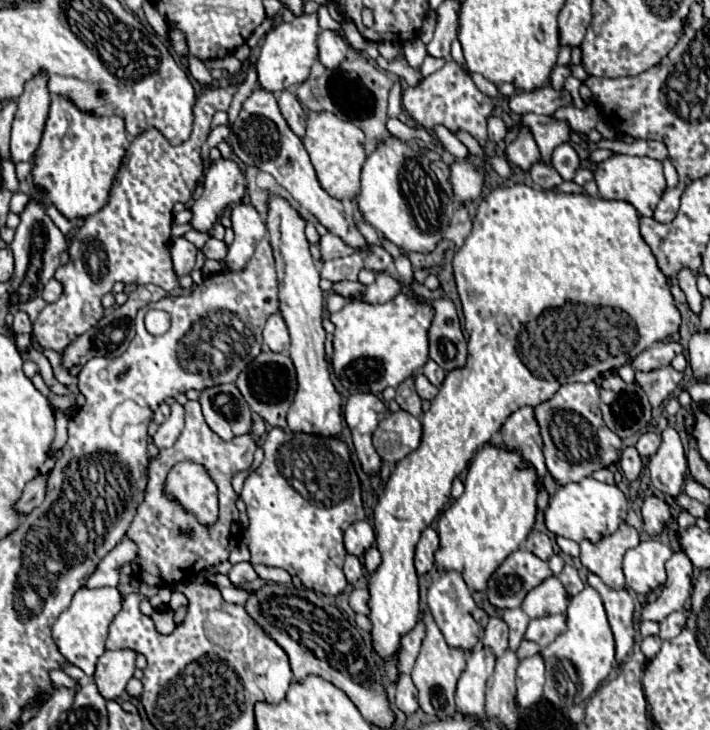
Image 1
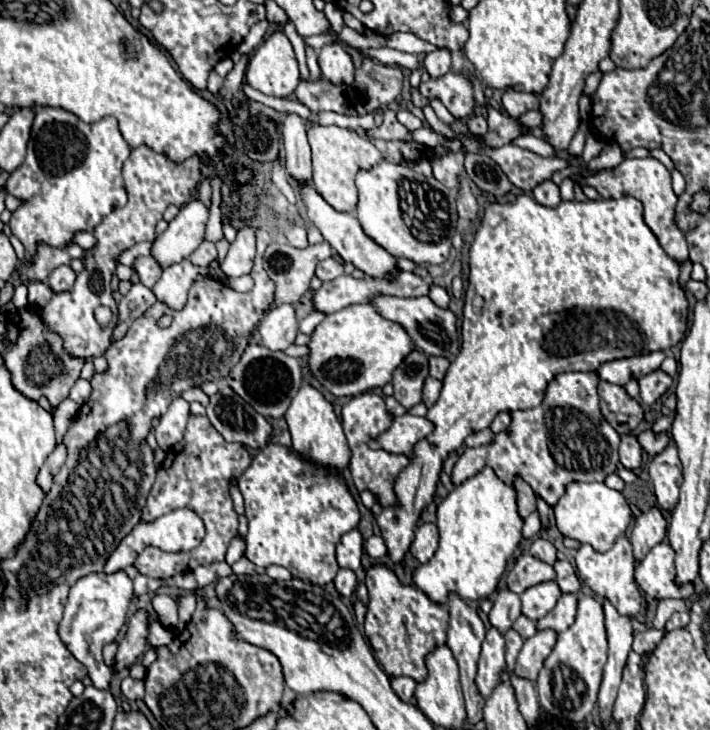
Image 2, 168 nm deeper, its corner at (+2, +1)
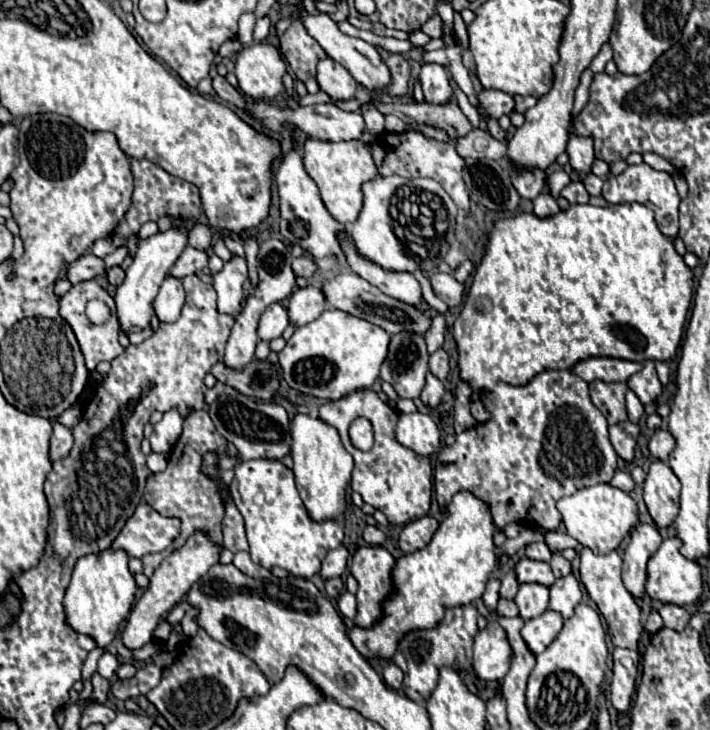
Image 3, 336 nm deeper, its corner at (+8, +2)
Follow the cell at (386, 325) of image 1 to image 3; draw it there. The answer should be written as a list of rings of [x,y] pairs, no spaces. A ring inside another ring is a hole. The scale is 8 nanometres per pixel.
[[[336,309],[324,311],[318,319],[304,327],[296,327],[294,335],[278,353],[282,379],[290,389],[320,399],[340,399],[352,391],[368,389],[380,375],[380,365],[388,353],[390,335],[352,315]]]

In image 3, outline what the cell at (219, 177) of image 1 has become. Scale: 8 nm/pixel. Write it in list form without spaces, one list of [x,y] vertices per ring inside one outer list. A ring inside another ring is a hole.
[[[168,229],[166,233],[156,233],[150,239],[138,241],[138,251],[134,255],[134,263],[128,267],[126,277],[122,281],[122,285],[116,287],[116,315],[118,315],[118,323],[120,323],[120,331],[122,333],[132,333],[132,331],[144,331],[150,325],[150,319],[154,315],[154,299],[156,293],[160,289],[160,283],[164,281],[164,277],[168,275],[168,271],[172,269],[172,265],[176,263],[176,259],[180,257],[180,253],[184,251],[184,247],[188,245],[188,233],[182,229]]]

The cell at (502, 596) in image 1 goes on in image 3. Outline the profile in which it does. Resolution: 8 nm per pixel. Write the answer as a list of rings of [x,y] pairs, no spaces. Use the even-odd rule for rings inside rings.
[[[522,557],[518,561],[516,575],[518,575],[520,583],[540,583],[540,585],[546,585],[546,587],[550,587],[556,581],[548,563],[532,561],[528,557]]]

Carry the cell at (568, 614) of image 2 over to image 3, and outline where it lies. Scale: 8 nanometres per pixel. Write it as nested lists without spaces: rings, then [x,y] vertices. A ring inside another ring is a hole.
[[[570,573],[568,577],[560,577],[550,587],[550,609],[562,613],[564,619],[572,617],[574,607],[582,601],[582,589],[578,579]]]

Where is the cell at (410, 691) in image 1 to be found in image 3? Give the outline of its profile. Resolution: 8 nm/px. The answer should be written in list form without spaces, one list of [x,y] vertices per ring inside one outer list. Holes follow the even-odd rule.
[[[388,663],[388,665],[384,667],[382,677],[384,677],[384,681],[386,681],[386,685],[388,685],[388,687],[392,687],[392,689],[396,689],[396,691],[400,691],[400,689],[402,689],[402,679],[404,679],[404,673],[402,673],[402,669],[400,669],[398,665]]]

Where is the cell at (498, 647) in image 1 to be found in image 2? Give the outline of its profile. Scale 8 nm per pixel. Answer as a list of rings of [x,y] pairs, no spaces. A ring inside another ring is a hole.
[[[502,590],[498,592],[496,600],[494,600],[494,606],[488,614],[488,620],[494,628],[500,630],[500,634],[504,634],[506,630],[512,628],[514,620],[520,616],[520,598],[518,594],[510,592],[510,590]]]

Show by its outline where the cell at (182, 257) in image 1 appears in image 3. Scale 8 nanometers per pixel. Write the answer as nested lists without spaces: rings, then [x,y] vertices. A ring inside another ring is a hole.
[[[166,277],[164,283],[160,285],[160,291],[154,299],[154,309],[156,317],[164,323],[172,323],[180,317],[184,305],[184,287],[182,281],[176,277]]]

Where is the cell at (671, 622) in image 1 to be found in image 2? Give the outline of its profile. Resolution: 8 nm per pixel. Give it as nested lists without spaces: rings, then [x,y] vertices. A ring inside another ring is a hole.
[[[676,612],[676,614],[672,614],[672,618],[668,620],[668,624],[666,624],[666,630],[684,628],[688,622],[690,622],[690,616],[688,616],[688,612]]]

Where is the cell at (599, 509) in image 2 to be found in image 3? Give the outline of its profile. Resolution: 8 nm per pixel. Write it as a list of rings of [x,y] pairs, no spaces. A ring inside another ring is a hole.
[[[604,483],[594,485],[594,487],[584,487],[584,489],[576,491],[574,495],[560,499],[558,511],[562,513],[568,535],[572,535],[584,547],[592,549],[596,555],[604,555],[604,553],[618,549],[622,539],[638,523],[636,501],[628,493],[624,493],[612,485],[604,485]]]

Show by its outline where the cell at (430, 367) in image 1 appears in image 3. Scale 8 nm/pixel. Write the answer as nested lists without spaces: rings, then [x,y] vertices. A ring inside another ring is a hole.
[[[438,349],[434,355],[430,355],[430,373],[436,375],[440,381],[446,379],[450,367],[448,367],[448,355],[444,349]]]

